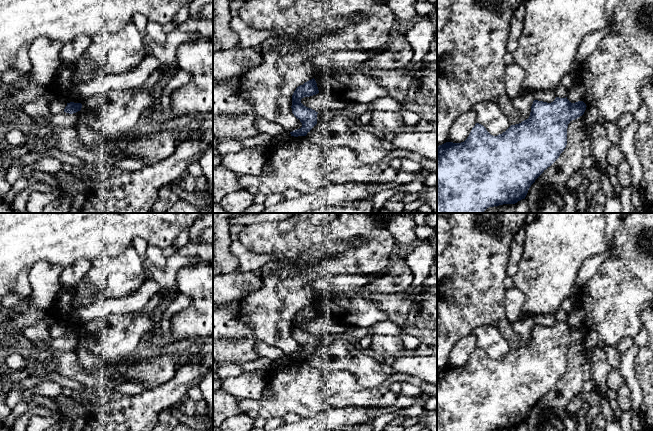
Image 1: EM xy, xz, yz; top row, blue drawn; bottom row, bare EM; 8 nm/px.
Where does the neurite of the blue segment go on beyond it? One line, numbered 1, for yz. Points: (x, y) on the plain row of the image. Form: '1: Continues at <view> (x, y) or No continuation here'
1: No continuation here

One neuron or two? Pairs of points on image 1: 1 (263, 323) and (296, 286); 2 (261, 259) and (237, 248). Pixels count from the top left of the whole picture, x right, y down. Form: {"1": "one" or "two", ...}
{"1": "one", "2": "one"}

